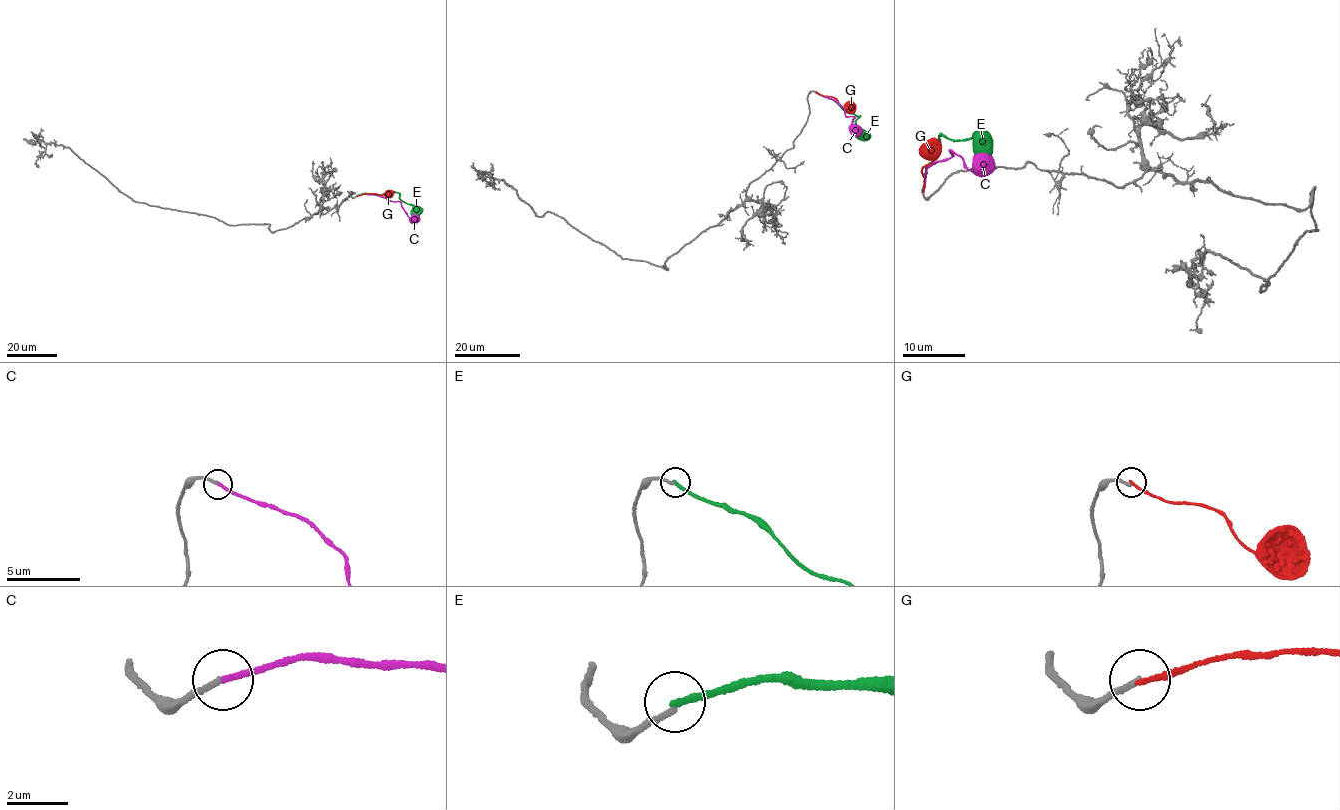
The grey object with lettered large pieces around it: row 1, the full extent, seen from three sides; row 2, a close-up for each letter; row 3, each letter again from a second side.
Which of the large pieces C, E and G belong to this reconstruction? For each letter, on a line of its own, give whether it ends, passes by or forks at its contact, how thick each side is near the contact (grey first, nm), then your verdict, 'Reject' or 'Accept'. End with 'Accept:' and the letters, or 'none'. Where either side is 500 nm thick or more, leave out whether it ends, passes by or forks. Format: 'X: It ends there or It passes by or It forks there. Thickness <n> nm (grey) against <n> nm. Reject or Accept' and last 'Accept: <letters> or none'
C: It ends there. Thickness 200 nm (grey) against 200 nm. Accept
E: It ends there. Thickness 200 nm (grey) against 220 nm. Reject
G: It ends there. Thickness 200 nm (grey) against 160 nm. Reject
Accept: C

